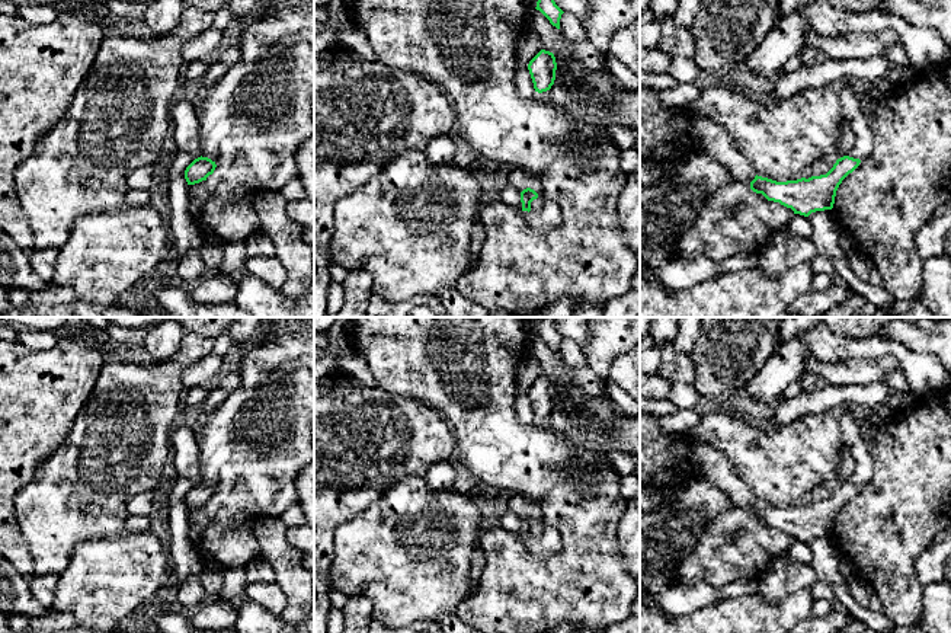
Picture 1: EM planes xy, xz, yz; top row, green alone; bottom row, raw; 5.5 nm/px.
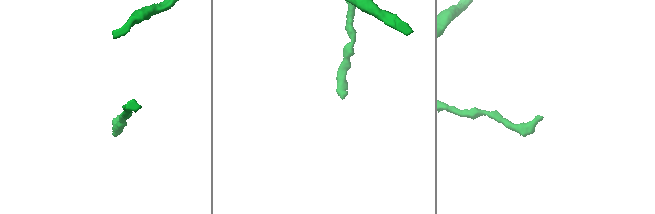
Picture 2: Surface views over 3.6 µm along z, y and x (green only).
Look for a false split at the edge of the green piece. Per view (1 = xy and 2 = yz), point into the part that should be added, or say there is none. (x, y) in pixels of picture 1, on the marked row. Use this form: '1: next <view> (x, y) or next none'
1: next none
2: next none

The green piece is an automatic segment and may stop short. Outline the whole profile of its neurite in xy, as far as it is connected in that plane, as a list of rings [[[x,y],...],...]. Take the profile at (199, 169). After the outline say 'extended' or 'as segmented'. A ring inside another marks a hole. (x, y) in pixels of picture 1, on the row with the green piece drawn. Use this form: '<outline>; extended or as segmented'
[[[201,156],[186,167],[185,179],[188,185],[199,183],[202,180],[206,180],[206,178],[214,173],[215,167],[215,162]]]; as segmented

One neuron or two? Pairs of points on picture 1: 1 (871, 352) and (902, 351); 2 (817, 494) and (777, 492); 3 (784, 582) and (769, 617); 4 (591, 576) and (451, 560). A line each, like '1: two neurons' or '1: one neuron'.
1: one neuron
2: two neurons
3: two neurons
4: two neurons

